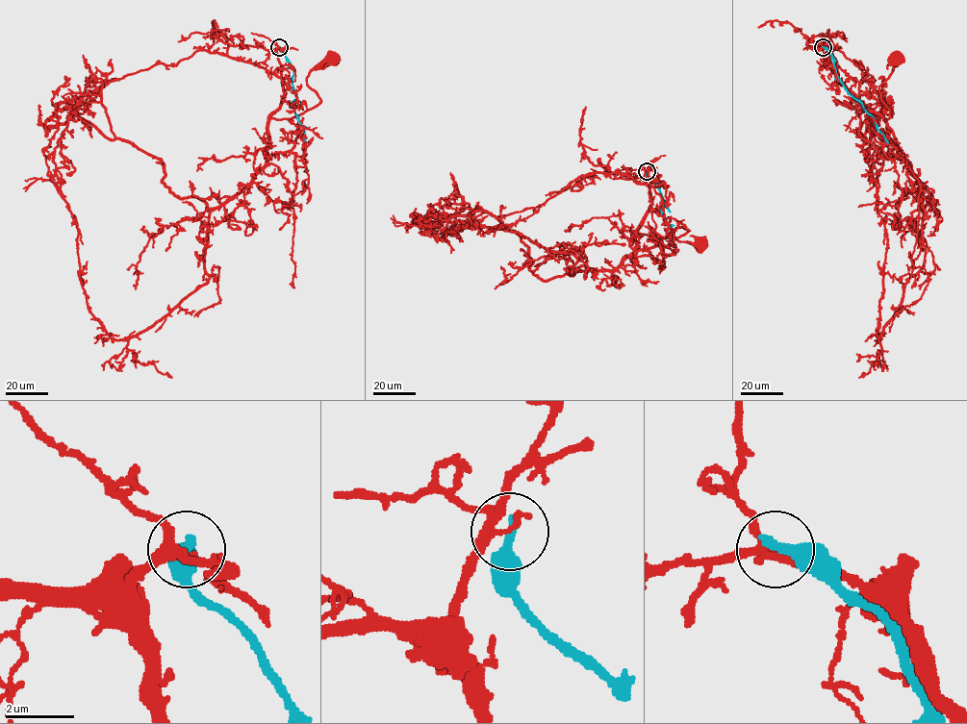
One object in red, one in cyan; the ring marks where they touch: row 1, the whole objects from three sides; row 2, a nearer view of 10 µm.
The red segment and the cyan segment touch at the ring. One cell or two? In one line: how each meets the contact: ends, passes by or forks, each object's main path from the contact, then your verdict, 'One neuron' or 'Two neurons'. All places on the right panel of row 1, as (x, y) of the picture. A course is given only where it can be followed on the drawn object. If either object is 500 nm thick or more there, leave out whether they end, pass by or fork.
At the ring red forks. At the ring cyan ends. Course of red: (823, 48), (835, 60), (838, 79), (865, 108), (887, 119), (890, 110), (879, 87), (893, 69), (893, 61). Course of cyan: (823, 48), (831, 55), (836, 74), (847, 91), (860, 101), (888, 142). Two neurons

